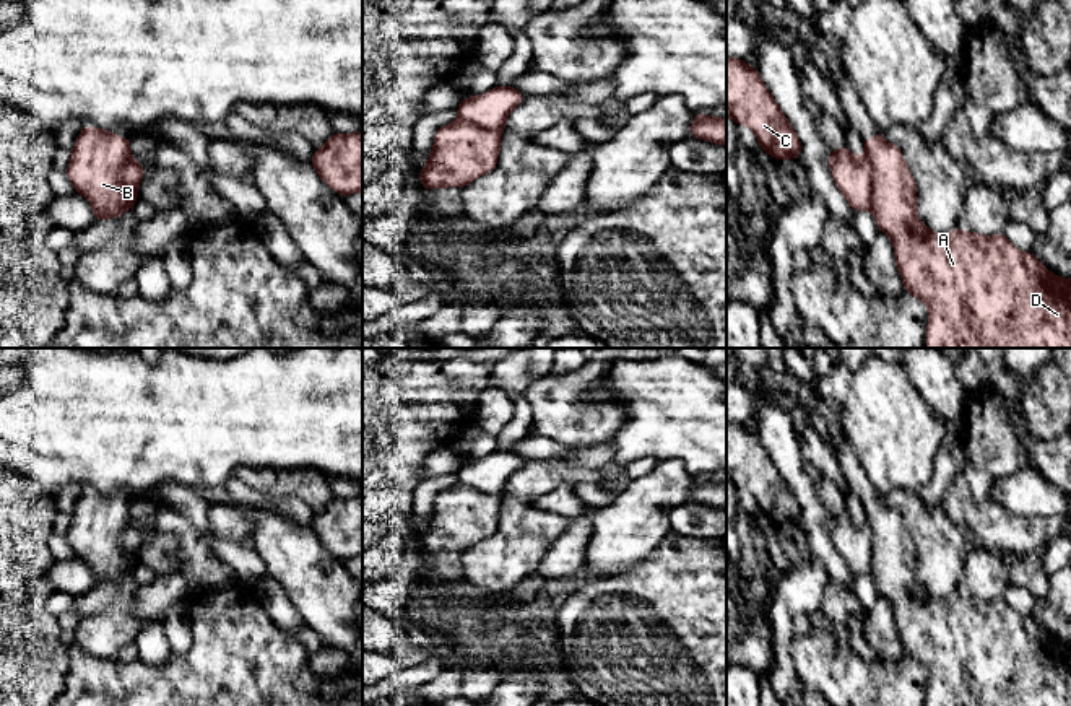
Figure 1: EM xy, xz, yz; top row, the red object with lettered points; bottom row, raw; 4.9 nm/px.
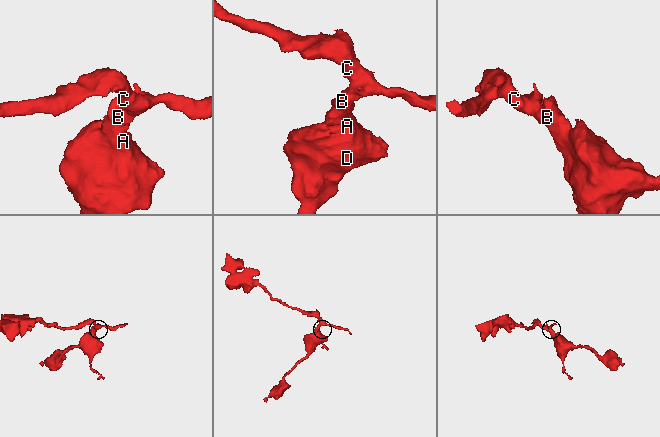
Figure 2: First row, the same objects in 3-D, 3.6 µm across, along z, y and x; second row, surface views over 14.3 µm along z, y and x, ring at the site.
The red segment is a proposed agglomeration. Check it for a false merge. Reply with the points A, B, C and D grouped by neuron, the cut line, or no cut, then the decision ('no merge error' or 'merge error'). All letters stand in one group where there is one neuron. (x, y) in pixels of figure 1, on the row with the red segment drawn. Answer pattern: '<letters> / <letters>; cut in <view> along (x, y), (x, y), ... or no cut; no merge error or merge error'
A B D / C; cut in xy along (129, 155), (122, 169), (122, 179), (130, 187), (130, 207); merge error

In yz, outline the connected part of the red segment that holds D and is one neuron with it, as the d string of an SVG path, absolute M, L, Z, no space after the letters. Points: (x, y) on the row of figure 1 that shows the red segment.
M876 132L871 140L863 140L866 158L873 166L871 211L879 231L886 233L895 251L895 264L902 277L905 291L917 296L928 306L926 348L1071 348L1071 278L1061 280L1032 254L1021 252L1006 234L982 236L972 231L954 229L951 233L931 233L917 215L917 184L907 169L905 159L897 145L887 143L882 132Z

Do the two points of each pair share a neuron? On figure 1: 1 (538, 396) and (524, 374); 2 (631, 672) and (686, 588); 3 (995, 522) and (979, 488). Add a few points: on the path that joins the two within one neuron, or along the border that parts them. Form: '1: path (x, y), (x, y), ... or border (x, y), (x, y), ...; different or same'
1: border (546, 374), (540, 376), (524, 394); different
2: path (652, 651), (686, 617), (686, 609); same
3: path (987, 514), (980, 508), (979, 496); same

